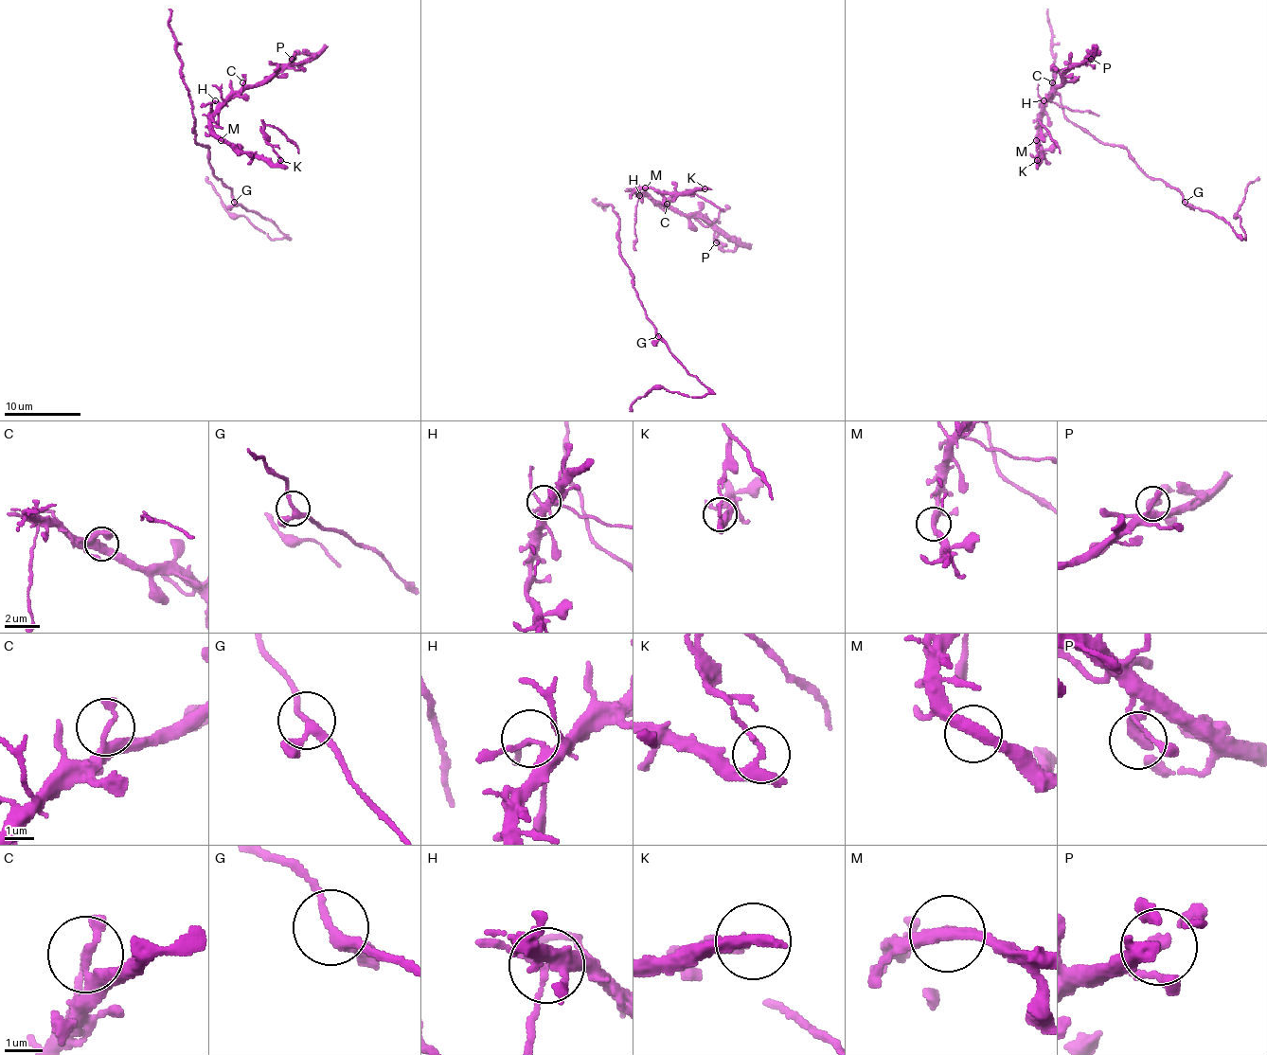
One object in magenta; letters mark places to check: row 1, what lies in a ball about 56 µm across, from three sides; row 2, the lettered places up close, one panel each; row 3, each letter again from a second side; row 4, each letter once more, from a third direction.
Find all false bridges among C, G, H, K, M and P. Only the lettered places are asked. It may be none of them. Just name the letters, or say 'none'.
H, K

